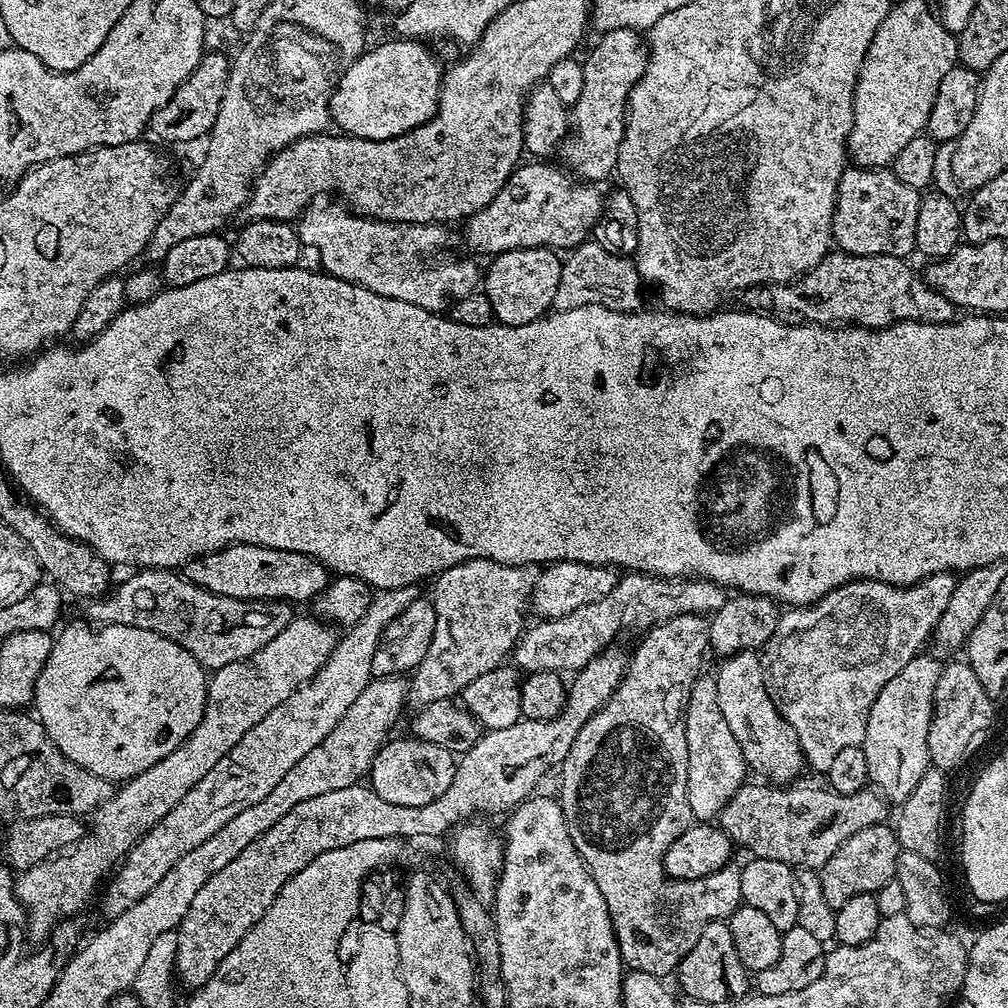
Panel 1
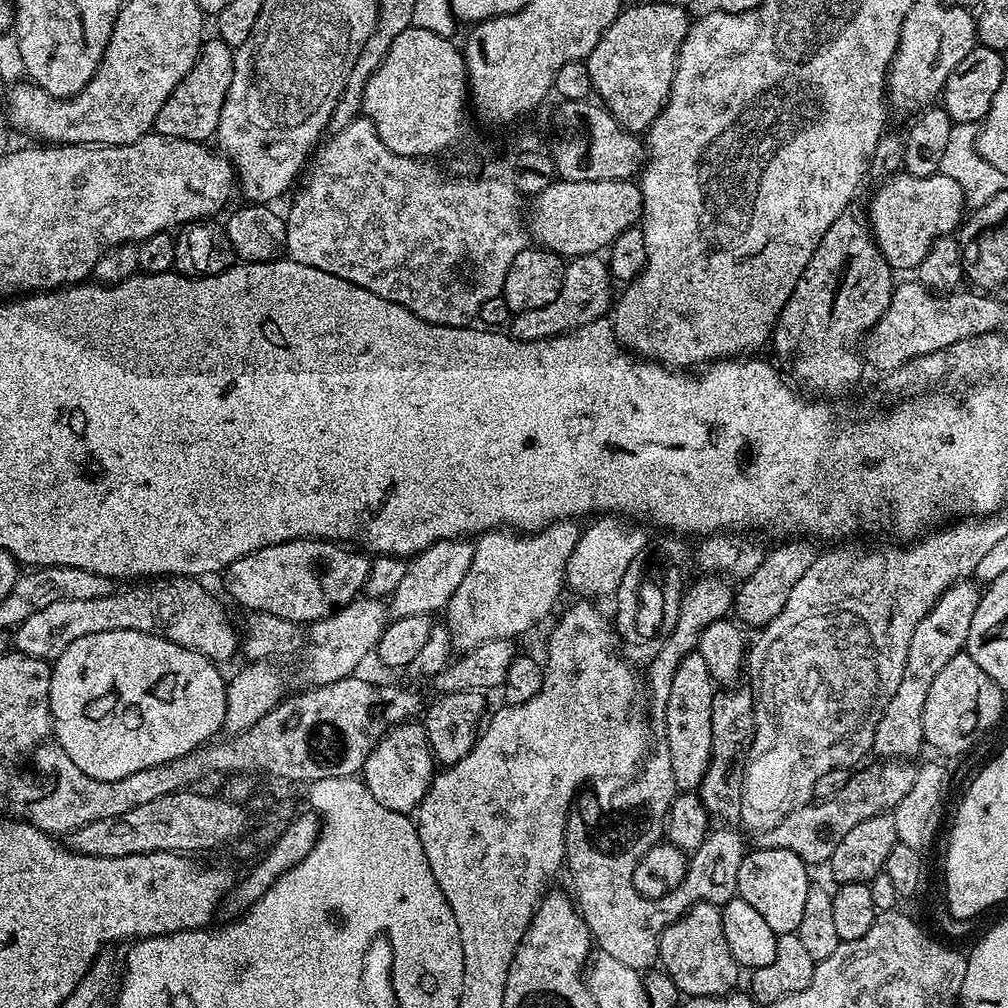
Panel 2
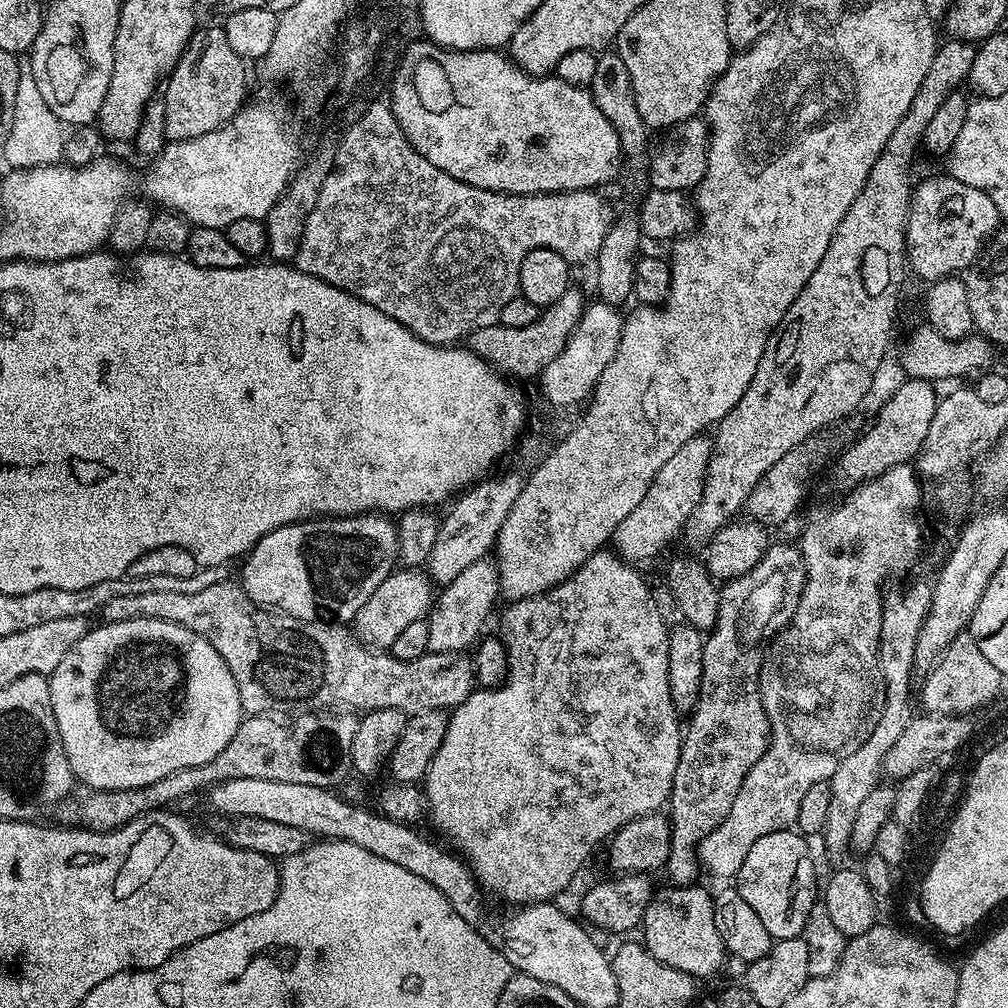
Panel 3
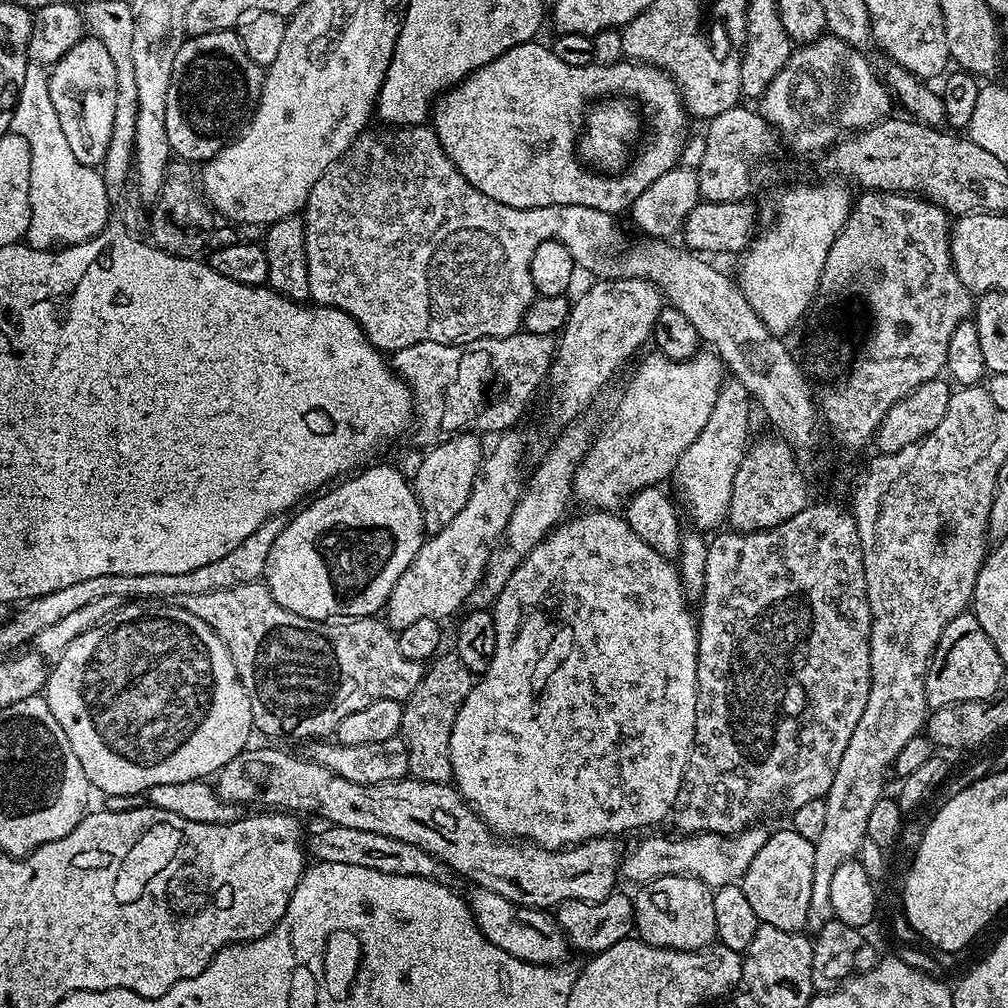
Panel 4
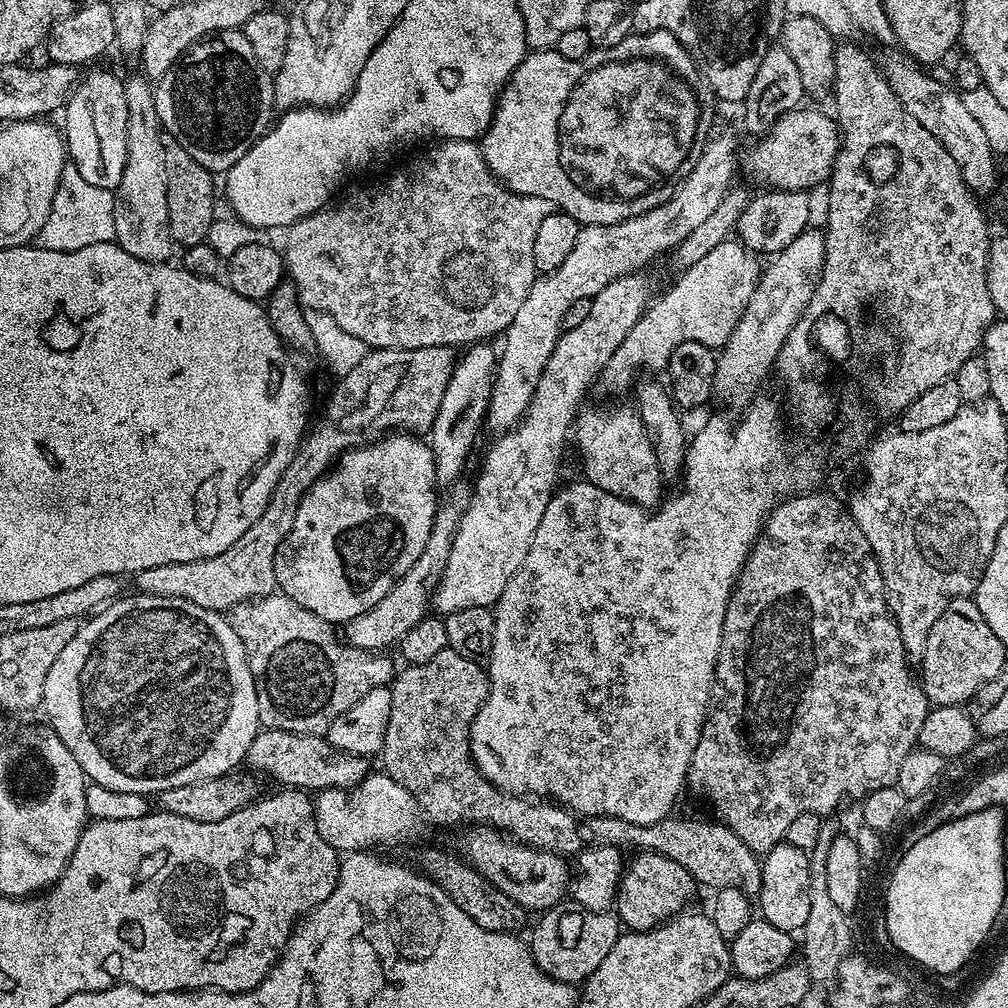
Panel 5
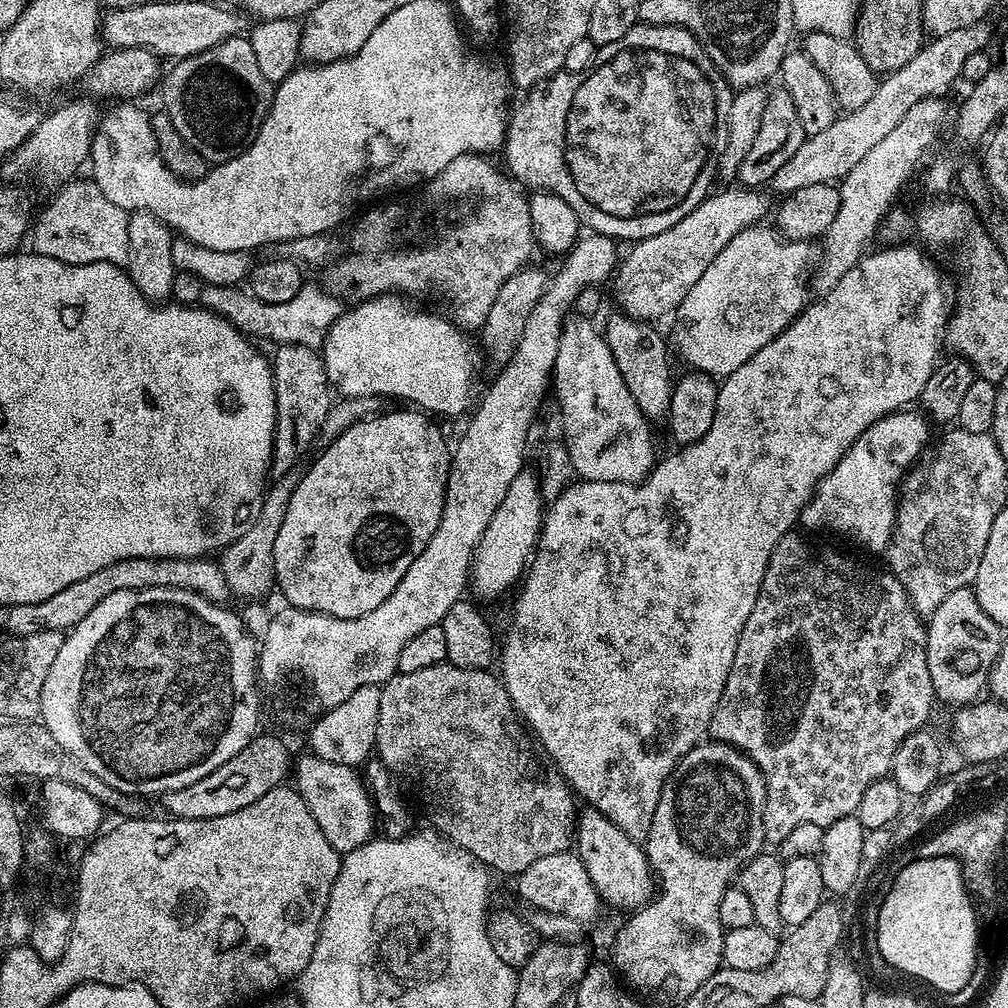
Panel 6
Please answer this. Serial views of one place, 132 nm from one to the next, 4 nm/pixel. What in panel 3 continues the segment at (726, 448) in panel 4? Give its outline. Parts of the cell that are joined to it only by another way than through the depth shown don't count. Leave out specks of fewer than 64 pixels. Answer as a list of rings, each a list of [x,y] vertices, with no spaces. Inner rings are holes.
[[[701,434],[690,438],[682,450],[678,450],[667,460],[666,466],[658,470],[654,482],[650,482],[650,490],[646,490],[646,498],[622,518],[616,528],[614,548],[623,559],[629,562],[648,560],[656,556],[675,536],[683,533],[688,519],[694,514],[700,500],[704,496],[704,482],[708,478],[708,463],[714,455],[712,444],[707,435]]]

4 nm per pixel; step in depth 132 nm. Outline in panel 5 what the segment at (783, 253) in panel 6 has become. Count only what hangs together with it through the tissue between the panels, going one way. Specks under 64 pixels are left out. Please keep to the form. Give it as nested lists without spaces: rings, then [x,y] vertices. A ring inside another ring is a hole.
[[[729,238],[714,246],[706,258],[683,269],[680,277],[649,303],[638,322],[634,322],[630,334],[626,334],[622,346],[614,350],[610,362],[606,362],[600,372],[598,388],[612,396],[622,395],[637,383],[639,368],[645,368],[648,374],[663,373],[670,362],[670,354],[684,342],[701,343],[713,350],[723,348],[760,281],[762,264],[756,260],[759,259],[739,239]]]

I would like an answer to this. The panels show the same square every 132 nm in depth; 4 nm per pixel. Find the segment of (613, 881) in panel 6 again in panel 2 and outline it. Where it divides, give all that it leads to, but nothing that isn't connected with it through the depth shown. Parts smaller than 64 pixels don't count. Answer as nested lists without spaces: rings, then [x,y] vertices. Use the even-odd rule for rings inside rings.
[[[695,904],[660,936],[659,963],[685,997],[726,996],[739,985],[742,969],[726,946],[720,914],[717,905]]]

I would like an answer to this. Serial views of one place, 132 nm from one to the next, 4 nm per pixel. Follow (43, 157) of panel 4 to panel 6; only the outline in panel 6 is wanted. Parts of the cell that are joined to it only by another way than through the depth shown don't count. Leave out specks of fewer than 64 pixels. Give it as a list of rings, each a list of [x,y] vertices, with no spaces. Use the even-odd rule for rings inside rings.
[[[80,179],[67,181],[59,189],[61,192],[45,206],[44,213],[35,217],[30,228],[31,251],[37,256],[49,256],[67,264],[110,262],[127,265],[129,213],[114,206],[114,202],[110,202],[110,198],[98,190],[95,180]]]

